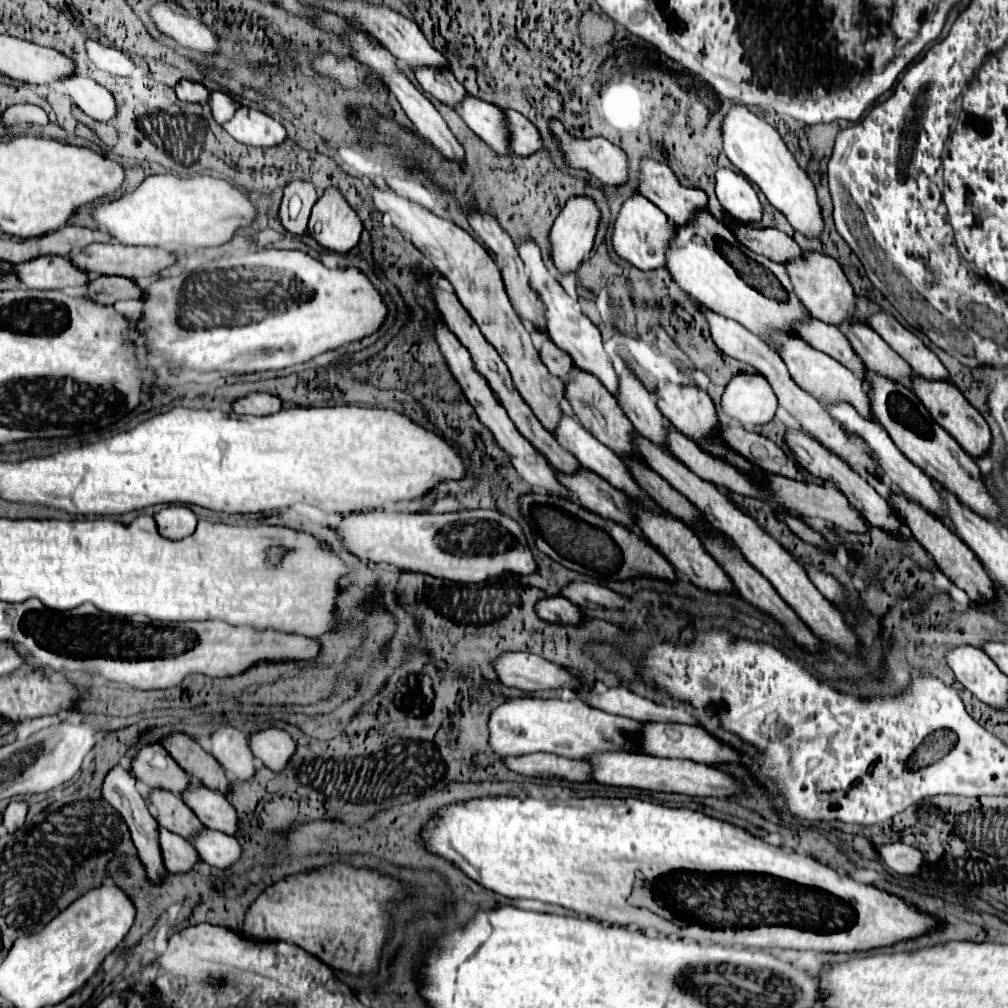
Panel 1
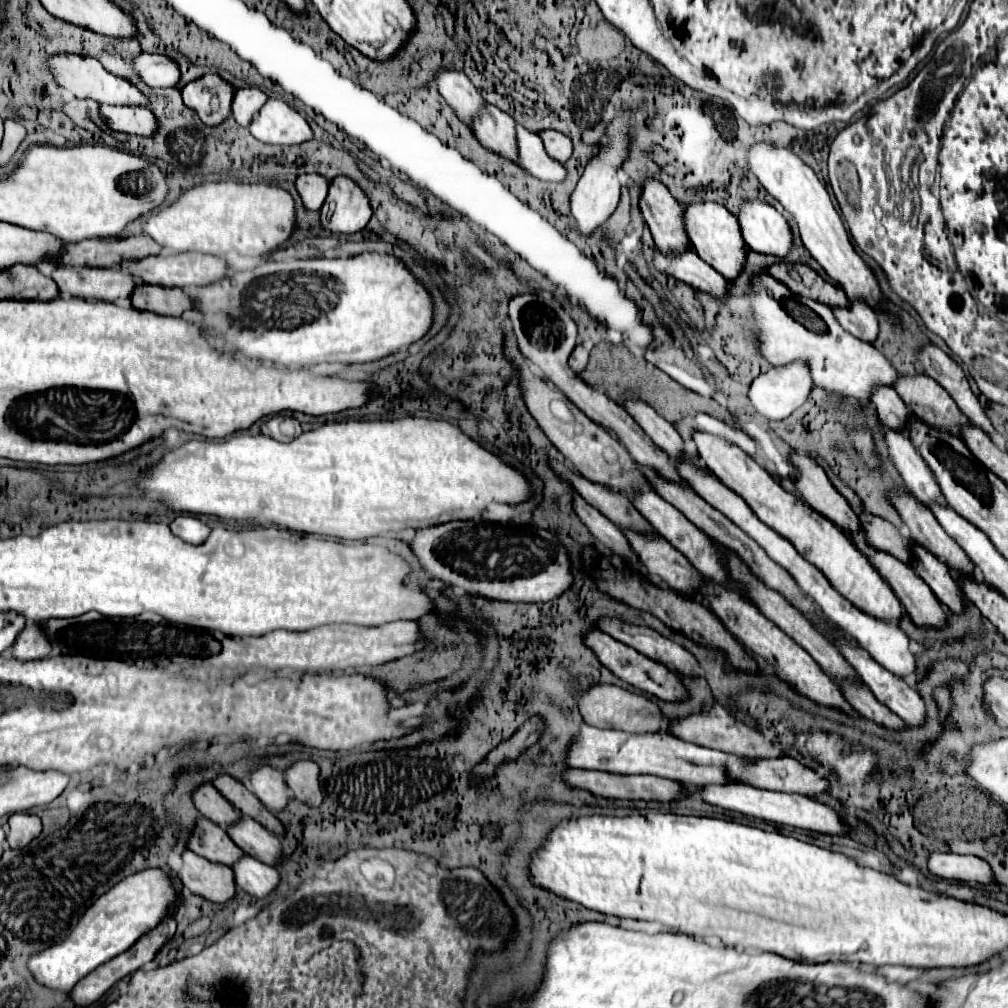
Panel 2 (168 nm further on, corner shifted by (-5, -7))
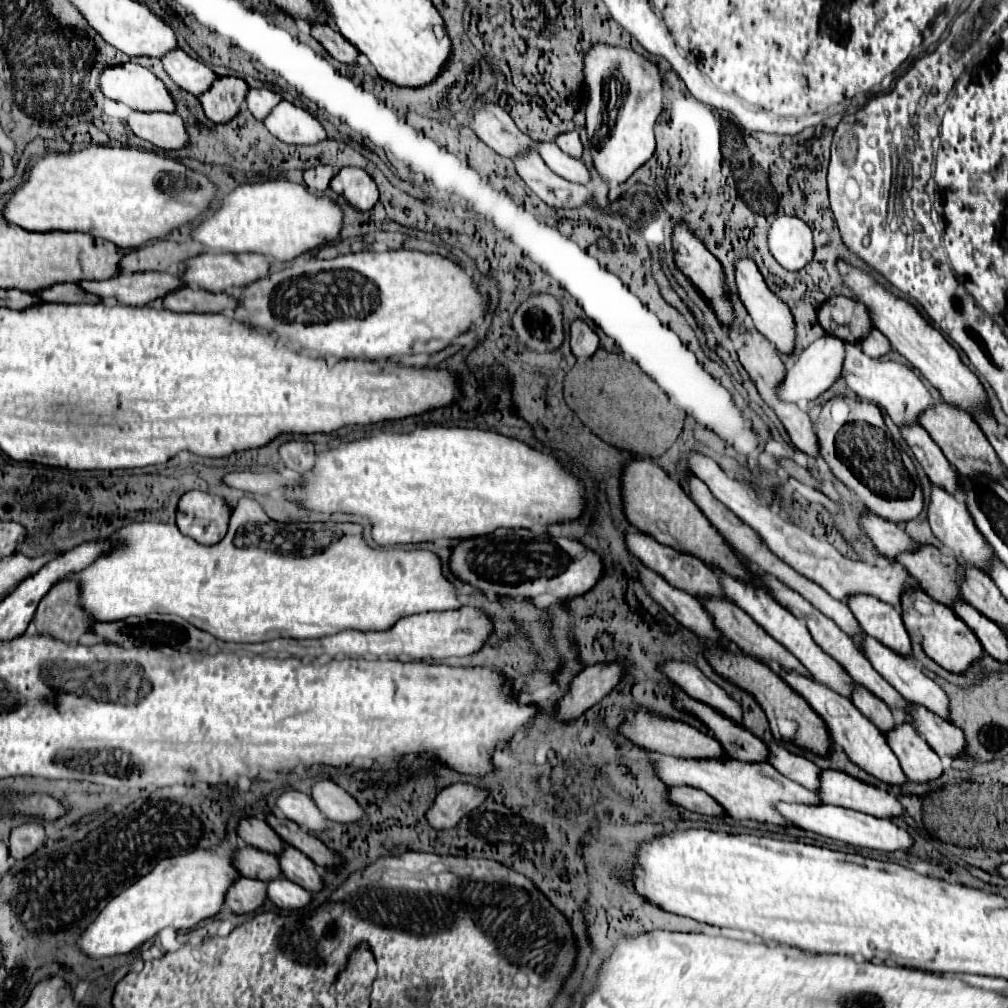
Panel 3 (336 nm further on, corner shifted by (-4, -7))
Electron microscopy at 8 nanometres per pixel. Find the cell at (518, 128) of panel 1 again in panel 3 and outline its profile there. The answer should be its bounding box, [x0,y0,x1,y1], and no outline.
[557,131,583,157]

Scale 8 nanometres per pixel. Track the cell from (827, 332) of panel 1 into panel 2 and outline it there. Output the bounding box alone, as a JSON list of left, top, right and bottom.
[870,385,908,429]

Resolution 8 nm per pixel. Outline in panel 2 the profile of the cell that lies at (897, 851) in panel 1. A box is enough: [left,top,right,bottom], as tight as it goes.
[928,853,990,883]

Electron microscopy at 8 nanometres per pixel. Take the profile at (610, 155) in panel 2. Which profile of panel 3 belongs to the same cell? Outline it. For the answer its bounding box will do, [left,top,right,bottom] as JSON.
[583,43,663,183]

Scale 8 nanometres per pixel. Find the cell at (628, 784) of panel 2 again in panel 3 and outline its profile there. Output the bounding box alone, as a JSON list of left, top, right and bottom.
[669,787,727,817]

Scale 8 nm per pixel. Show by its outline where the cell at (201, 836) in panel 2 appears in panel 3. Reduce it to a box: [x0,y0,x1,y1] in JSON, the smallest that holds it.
[235,847,283,881]

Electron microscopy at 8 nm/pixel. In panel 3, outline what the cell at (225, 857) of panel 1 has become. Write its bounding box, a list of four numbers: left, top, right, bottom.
[267,879,313,909]

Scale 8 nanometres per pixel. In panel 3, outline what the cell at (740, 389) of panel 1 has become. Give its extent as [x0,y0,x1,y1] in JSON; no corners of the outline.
[779,333,845,407]

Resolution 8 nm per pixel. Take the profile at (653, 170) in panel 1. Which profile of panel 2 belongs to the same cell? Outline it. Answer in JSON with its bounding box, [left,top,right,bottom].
[684,201,748,279]

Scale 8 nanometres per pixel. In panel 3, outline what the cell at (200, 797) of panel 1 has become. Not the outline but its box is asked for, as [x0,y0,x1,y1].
[279,847,325,893]

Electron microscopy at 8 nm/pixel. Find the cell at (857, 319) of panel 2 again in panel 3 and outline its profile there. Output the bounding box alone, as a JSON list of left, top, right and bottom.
[861,329,893,359]

